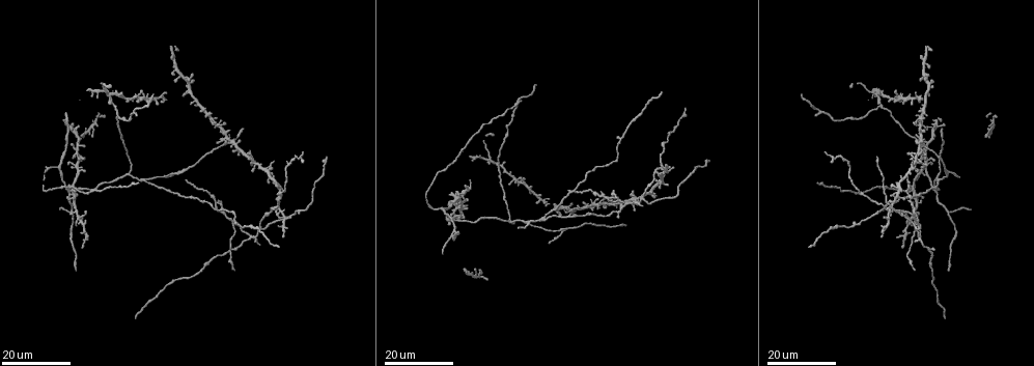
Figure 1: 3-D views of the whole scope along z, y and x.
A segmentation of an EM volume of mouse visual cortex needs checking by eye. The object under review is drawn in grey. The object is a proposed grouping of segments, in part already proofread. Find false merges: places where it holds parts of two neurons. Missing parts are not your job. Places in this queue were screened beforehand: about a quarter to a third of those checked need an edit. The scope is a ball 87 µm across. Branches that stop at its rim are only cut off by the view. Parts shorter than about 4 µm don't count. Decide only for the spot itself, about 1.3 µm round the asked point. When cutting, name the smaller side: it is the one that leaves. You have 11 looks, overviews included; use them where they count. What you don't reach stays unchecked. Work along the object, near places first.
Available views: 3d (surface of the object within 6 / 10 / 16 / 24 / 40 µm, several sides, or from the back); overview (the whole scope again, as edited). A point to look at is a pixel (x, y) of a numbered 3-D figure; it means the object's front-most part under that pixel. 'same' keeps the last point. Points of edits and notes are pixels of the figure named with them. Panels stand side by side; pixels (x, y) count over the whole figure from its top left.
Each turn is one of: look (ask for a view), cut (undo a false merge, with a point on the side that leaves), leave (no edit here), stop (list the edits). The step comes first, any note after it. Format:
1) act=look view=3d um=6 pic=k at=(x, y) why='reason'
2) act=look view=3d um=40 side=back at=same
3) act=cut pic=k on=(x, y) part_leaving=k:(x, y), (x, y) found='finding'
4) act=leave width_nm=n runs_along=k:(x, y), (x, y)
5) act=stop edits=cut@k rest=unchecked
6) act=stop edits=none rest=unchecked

act=look view=3d um=24 pic=1 at=(74, 163) why='four-way junction'

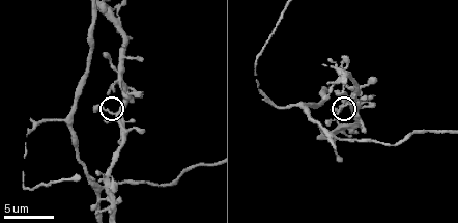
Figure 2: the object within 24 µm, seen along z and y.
act=look view=3d um=10 pic=2 at=(115, 114)

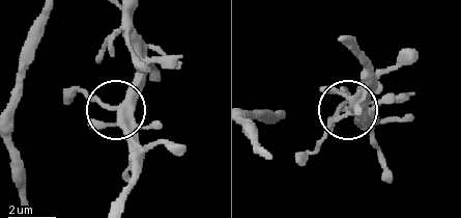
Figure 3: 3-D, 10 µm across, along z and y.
act=leave arms=4 found='continuous, no second neuron'

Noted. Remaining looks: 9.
act=look view=3d um=16 pic=2 at=(70, 127) why='three-way junction'

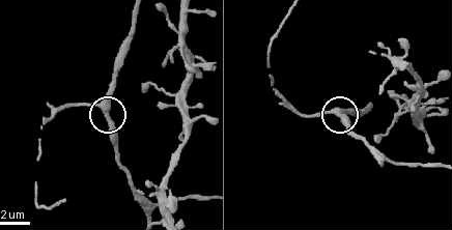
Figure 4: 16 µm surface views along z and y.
act=look view=3d um=16 side=back pic=4 at=(107, 115) why='other side'

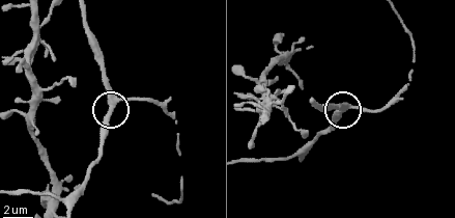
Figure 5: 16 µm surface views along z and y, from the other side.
act=leave runs_along=5:(13, 193), (73, 193), (97, 157), (108, 112), (142, 98) found='one neuron here'

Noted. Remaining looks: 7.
act=look view=3d um=24 pic=1 at=(947, 213) why='three arms meet'

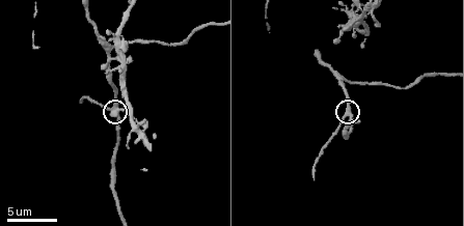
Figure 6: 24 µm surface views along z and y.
act=look view=3d um=10 pic=6 at=(348, 114)

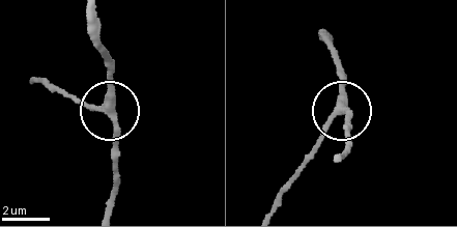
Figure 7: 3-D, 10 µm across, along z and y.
act=leave side_arm_um=8 runs_along=7:(91, 13), (110, 103), (90, 109), (64, 97) found='continuous, no second neuron'

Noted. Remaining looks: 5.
act=look view=3d um=10 pic=2 at=(90, 48) why='two arms in line, one across'

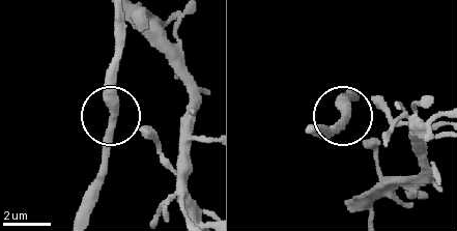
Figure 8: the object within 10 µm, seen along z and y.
act=look view=3d um=6 pic=8 at=(343, 115) why='zoom in'

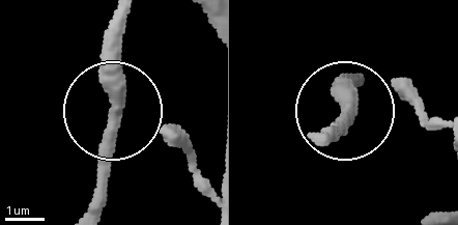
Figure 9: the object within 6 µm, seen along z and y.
act=leave arms=3 runs_along=9:(89, 202), (112, 122), (112, 17) found='all the same neuron'

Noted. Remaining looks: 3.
act=look view=3d um=24 pic=1 at=(929, 268)

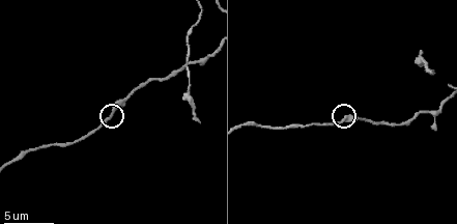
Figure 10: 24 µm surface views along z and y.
act=look view=3d um=6 pic=10 at=(114, 113)

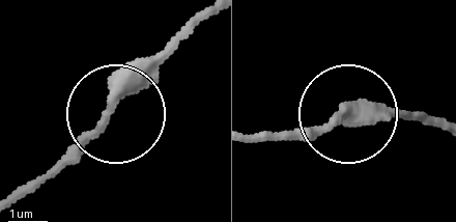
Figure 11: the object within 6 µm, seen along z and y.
act=leave width_nm=270 found='one neuron here'

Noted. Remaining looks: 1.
act=stop edits=none rest=unchecked

